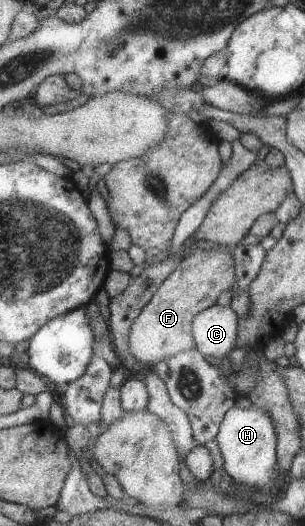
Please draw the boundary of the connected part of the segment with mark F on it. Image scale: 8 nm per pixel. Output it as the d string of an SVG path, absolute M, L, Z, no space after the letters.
M215 248L208 249L208 251L200 250L198 253L190 255L188 259L184 259L184 263L180 263L176 267L176 271L164 281L164 285L158 289L158 293L144 307L132 326L129 346L136 359L152 369L160 361L164 361L168 357L176 357L182 351L190 351L190 349L196 351L197 345L193 334L193 322L202 311L218 303L218 297L224 291L232 290L237 282L235 265L235 254L230 253L230 248L222 249L222 252L220 252L220 249Z

